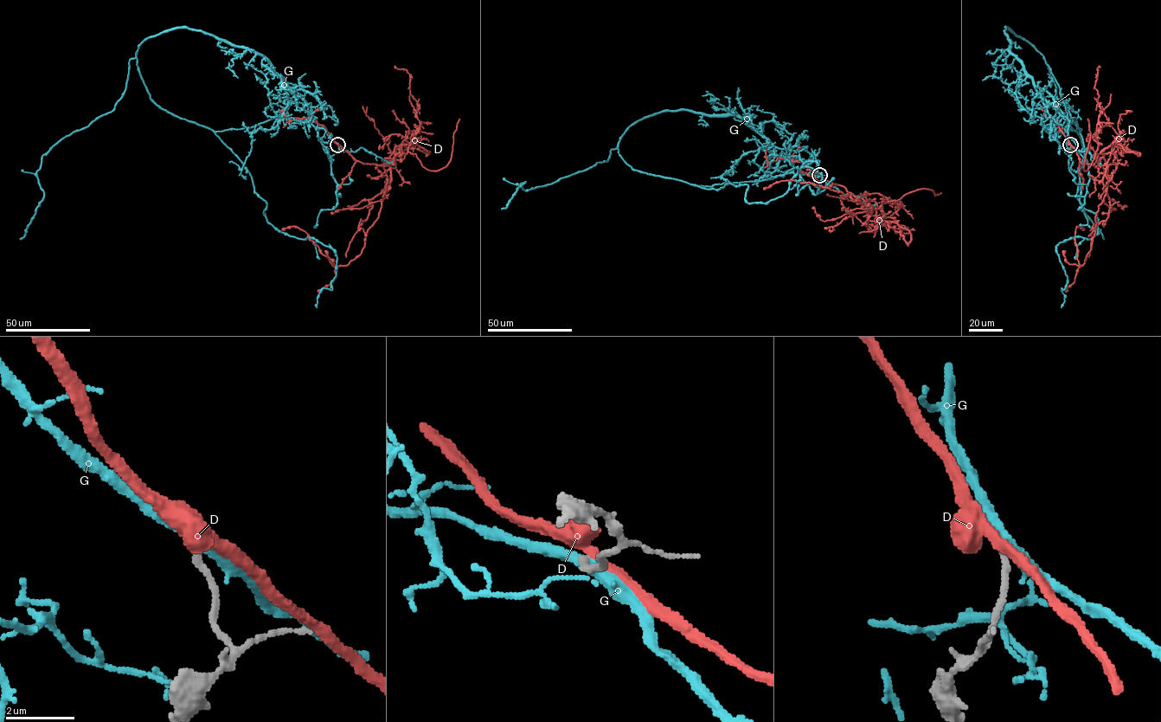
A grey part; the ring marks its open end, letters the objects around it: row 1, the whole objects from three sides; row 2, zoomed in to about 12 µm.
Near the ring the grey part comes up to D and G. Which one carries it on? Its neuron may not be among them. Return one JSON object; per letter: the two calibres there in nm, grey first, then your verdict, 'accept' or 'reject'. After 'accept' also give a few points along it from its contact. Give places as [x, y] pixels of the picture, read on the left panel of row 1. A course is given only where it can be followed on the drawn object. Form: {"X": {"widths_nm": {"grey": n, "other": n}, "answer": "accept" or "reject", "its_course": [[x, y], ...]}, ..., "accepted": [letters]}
{"D": {"widths_nm": {"grey": 200, "other": 440}, "answer": "reject"}, "G": {"widths_nm": {"grey": 220, "other": 400}, "answer": "reject"}, "accepted": []}

